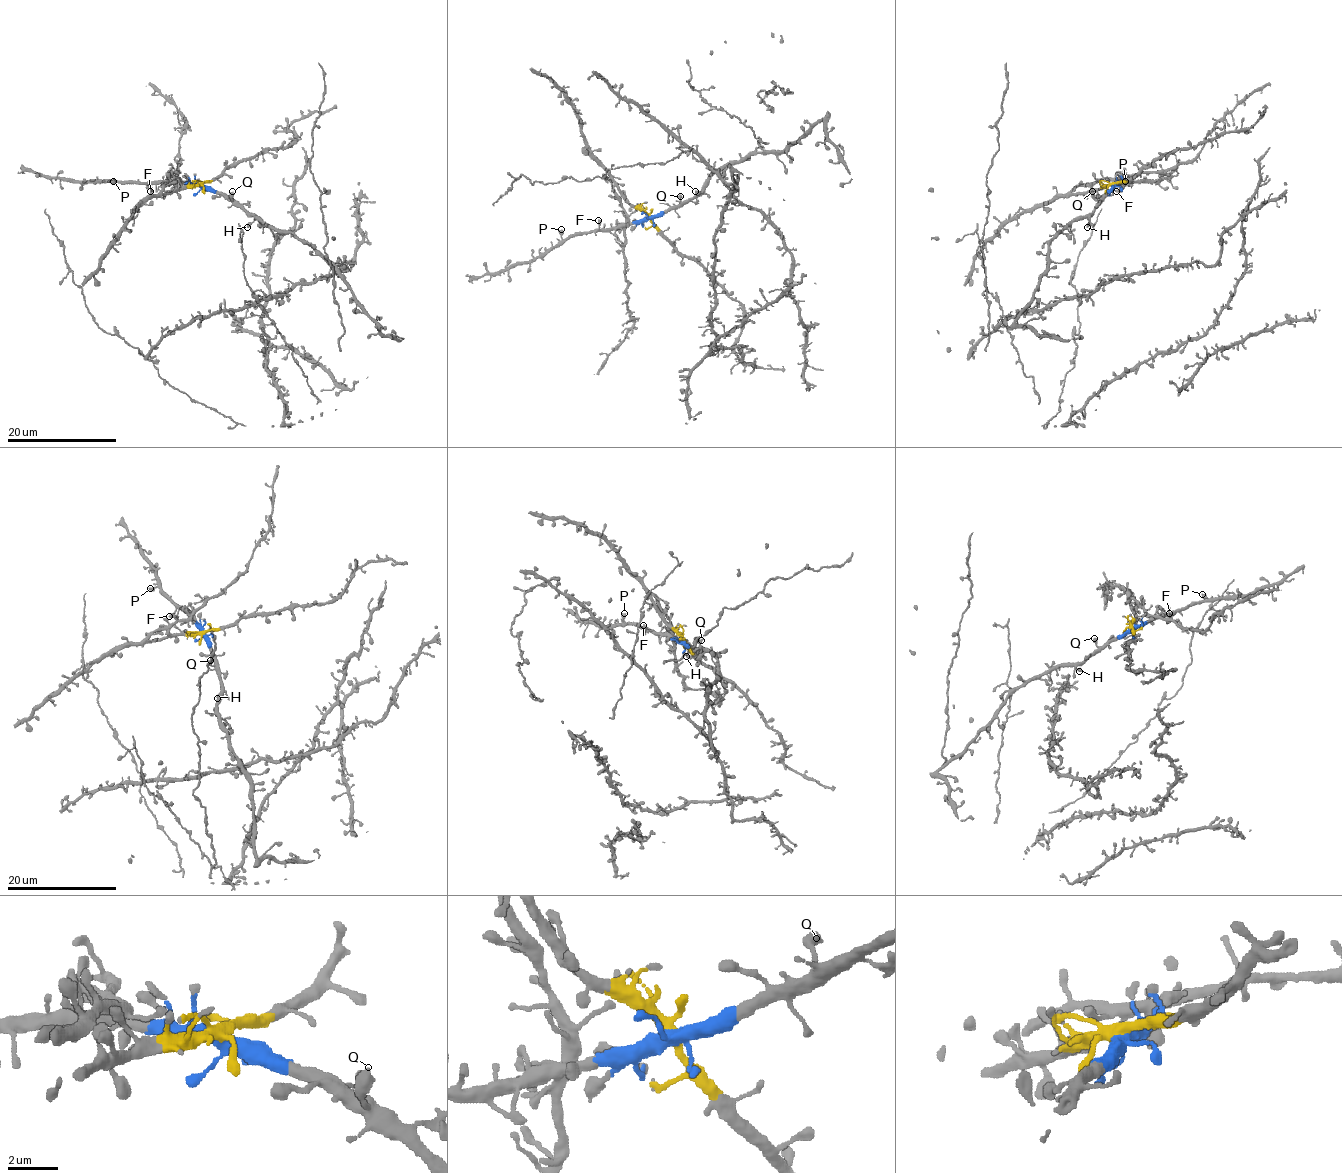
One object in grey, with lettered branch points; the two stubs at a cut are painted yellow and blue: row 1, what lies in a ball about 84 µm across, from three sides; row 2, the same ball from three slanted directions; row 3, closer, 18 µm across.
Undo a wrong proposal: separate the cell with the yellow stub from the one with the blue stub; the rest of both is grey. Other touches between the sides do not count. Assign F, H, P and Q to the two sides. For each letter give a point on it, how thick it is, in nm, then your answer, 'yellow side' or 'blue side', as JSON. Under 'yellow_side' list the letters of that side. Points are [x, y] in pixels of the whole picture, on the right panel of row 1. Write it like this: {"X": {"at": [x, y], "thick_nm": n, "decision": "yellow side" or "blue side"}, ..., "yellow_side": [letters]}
{"F": {"at": [1116, 191], "thick_nm": 400, "decision": "blue side"}, "H": {"at": [1087, 227], "thick_nm": 420, "decision": "blue side"}, "P": {"at": [1125, 181], "thick_nm": 480, "decision": "blue side"}, "Q": {"at": [1092, 191], "thick_nm": 440, "decision": "blue side"}, "yellow_side": []}

